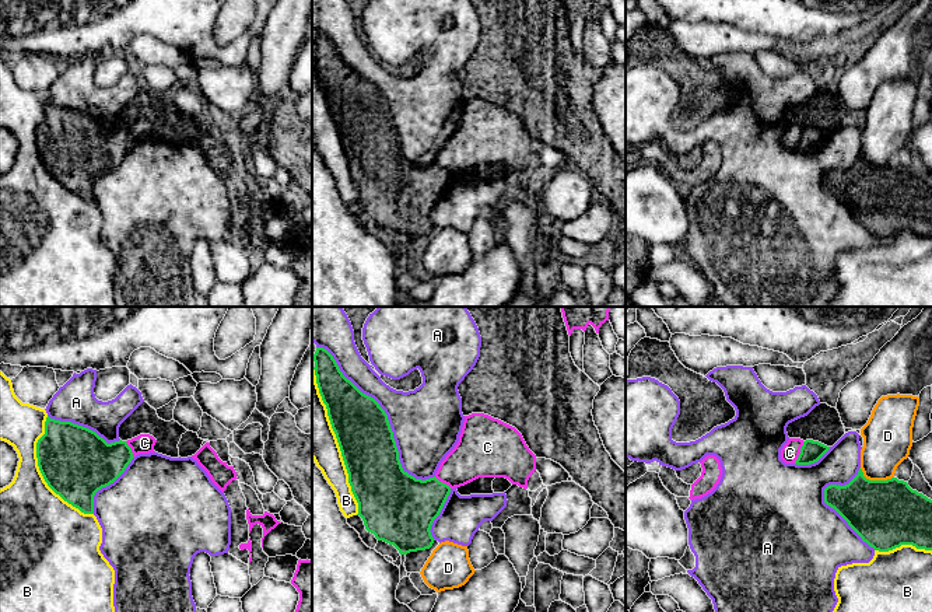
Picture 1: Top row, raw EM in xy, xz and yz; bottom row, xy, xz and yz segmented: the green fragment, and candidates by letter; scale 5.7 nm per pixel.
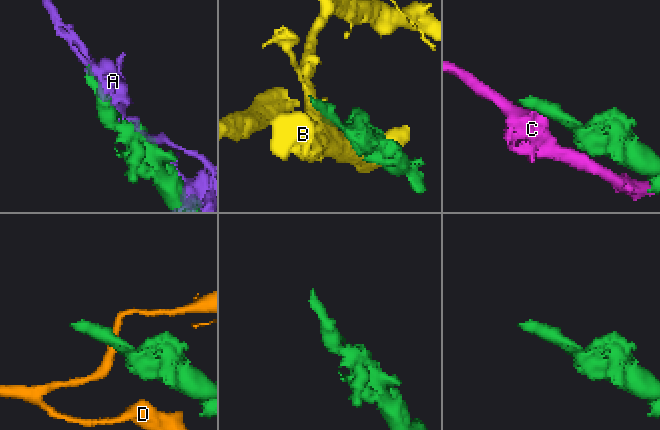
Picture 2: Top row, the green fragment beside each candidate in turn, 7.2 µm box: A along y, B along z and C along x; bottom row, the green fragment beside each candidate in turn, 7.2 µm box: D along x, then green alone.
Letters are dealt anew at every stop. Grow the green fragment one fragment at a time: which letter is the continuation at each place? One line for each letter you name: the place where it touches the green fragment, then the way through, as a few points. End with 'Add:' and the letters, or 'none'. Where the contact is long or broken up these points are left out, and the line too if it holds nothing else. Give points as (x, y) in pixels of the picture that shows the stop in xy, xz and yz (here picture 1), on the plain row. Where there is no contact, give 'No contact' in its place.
Add: none

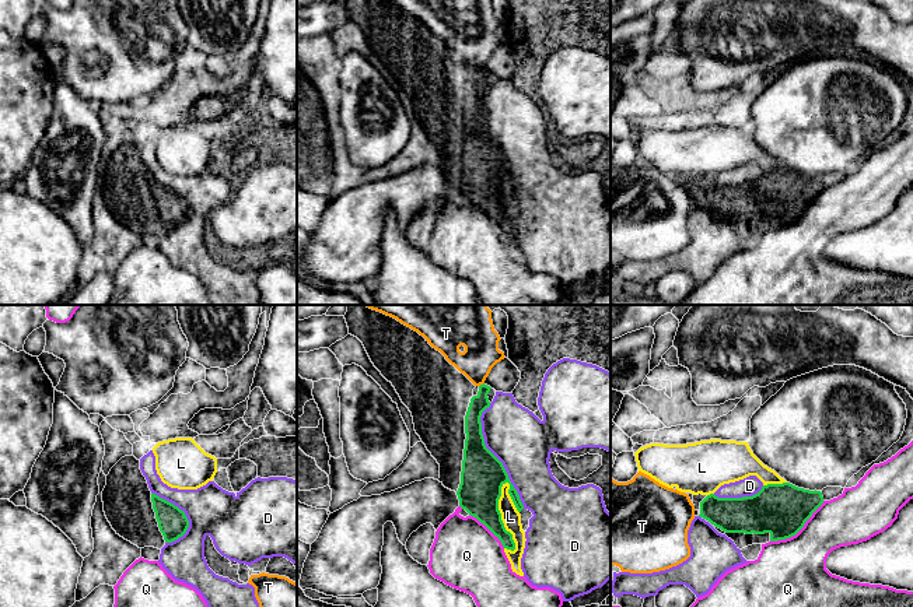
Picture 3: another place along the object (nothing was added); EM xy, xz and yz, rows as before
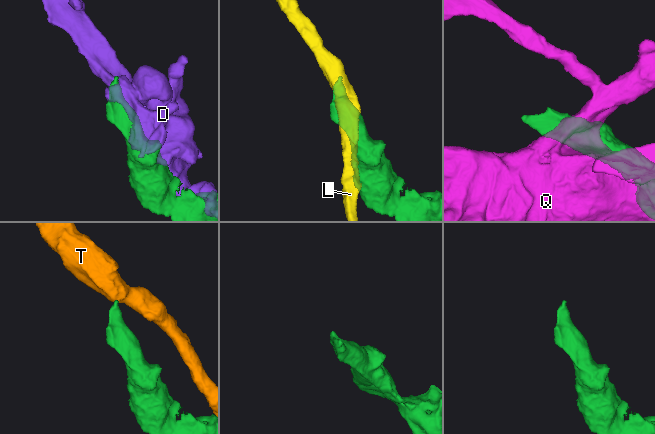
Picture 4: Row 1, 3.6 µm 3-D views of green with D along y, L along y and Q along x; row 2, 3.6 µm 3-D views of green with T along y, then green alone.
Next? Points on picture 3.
Add: none

